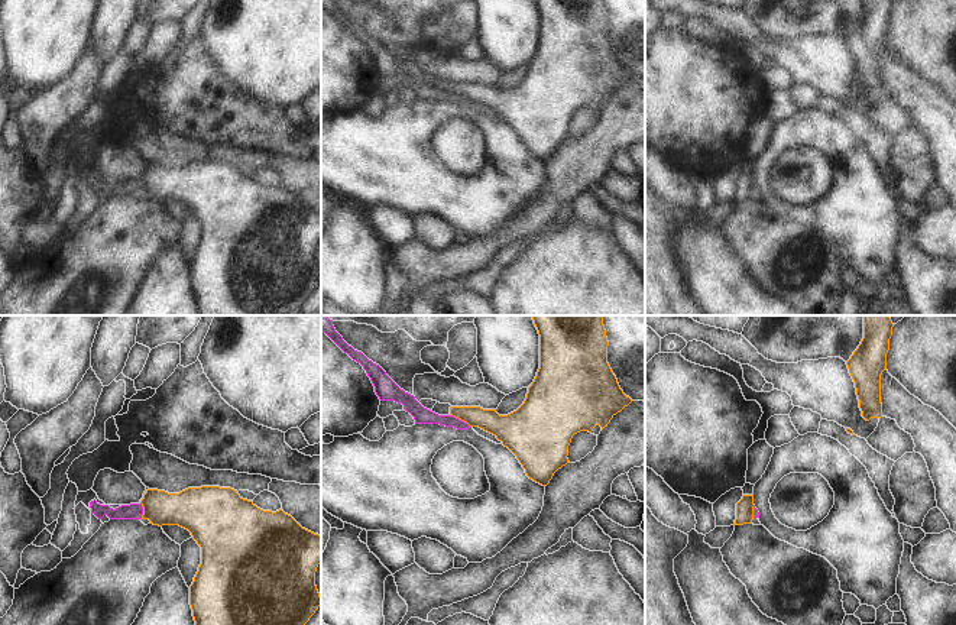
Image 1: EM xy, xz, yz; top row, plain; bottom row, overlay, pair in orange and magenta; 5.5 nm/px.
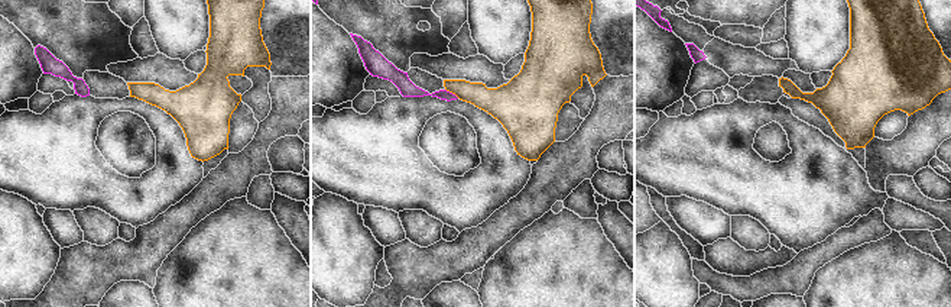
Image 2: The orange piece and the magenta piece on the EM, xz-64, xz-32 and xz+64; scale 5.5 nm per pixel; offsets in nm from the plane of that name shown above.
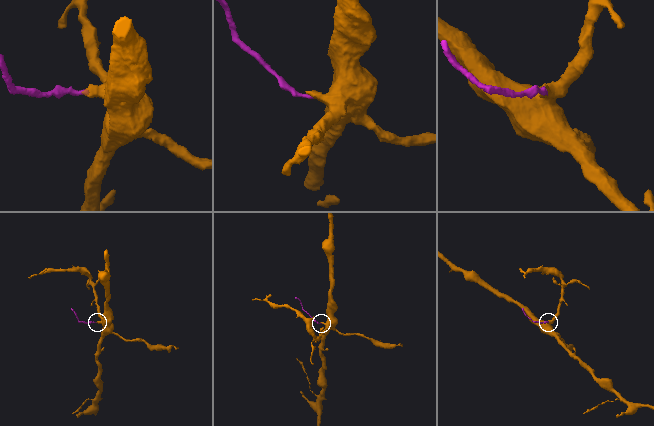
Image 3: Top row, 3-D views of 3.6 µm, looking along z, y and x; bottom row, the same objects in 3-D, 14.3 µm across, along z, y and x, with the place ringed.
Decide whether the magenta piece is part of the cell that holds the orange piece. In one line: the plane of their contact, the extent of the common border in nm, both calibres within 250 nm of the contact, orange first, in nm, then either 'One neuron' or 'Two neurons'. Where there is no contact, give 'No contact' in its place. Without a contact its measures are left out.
Touches orange in xz. Shared border 140 nm. Thickness 140 nm (orange) against 90 nm. Two neurons.

